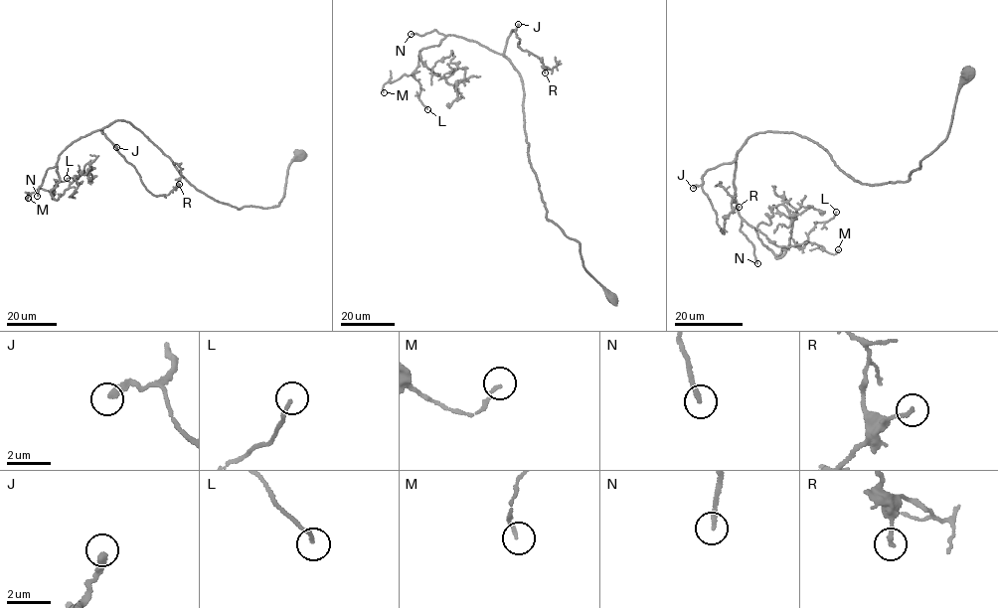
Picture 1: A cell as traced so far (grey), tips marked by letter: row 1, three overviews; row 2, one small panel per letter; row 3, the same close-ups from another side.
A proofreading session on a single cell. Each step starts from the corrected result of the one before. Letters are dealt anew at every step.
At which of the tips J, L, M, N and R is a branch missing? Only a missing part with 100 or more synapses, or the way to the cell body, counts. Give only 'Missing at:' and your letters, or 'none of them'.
Missing at: J, N

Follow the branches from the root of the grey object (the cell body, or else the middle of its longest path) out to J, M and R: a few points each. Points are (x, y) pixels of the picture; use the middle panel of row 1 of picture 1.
J: (611, 295), (583, 268), (580, 243), (547, 218), (529, 160), (523, 80), (504, 54), (511, 30), (518, 24)
M: (611, 295), (547, 218), (511, 62), (449, 34), (420, 50), (414, 77), (384, 92)
R: (611, 295), (583, 268), (580, 243), (547, 218), (529, 160), (523, 80), (504, 54), (511, 30), (545, 73)

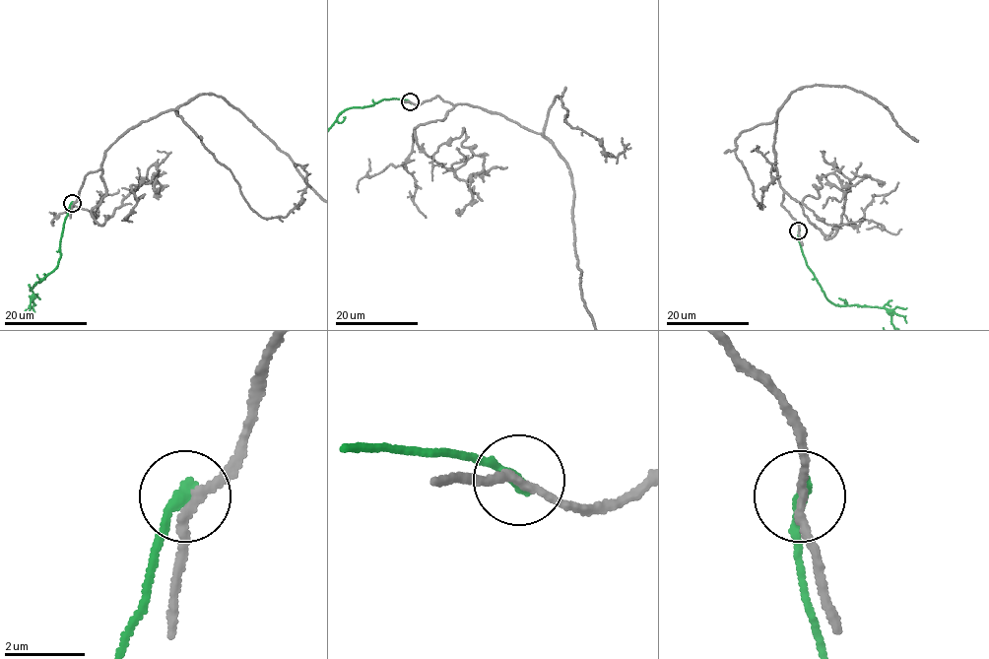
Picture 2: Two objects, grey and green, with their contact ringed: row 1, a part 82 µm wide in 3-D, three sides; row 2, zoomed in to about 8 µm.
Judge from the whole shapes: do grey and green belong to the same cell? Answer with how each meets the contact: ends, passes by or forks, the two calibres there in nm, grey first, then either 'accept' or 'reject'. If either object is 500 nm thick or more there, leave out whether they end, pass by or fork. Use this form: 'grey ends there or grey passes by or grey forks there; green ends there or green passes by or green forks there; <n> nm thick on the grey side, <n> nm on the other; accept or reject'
grey passes by; green ends there; 180 nm thick on the grey side, 320 nm on the other; reject

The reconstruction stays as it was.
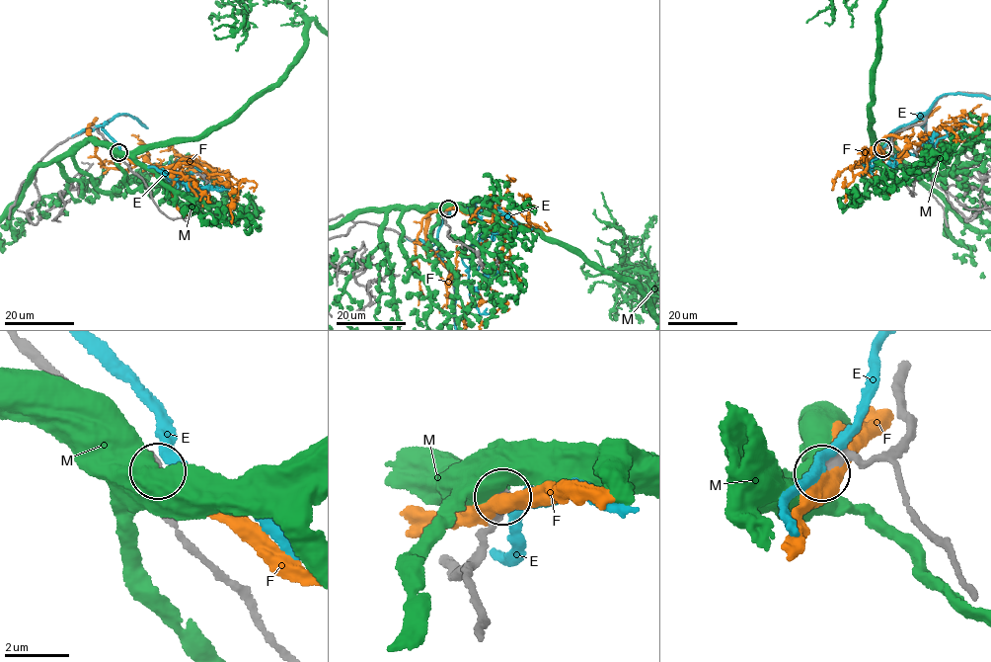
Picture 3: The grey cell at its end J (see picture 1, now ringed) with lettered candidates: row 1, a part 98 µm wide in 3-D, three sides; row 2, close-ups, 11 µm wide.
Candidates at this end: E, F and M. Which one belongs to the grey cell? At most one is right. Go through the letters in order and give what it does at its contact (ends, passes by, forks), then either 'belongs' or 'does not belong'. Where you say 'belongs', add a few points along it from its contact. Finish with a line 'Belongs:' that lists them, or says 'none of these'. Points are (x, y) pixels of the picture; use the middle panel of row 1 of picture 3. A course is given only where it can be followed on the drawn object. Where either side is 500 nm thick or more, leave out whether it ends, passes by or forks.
E: it passes by; does not belong
F: it passes by; does not belong
M: does not belong
Belongs: none of these

